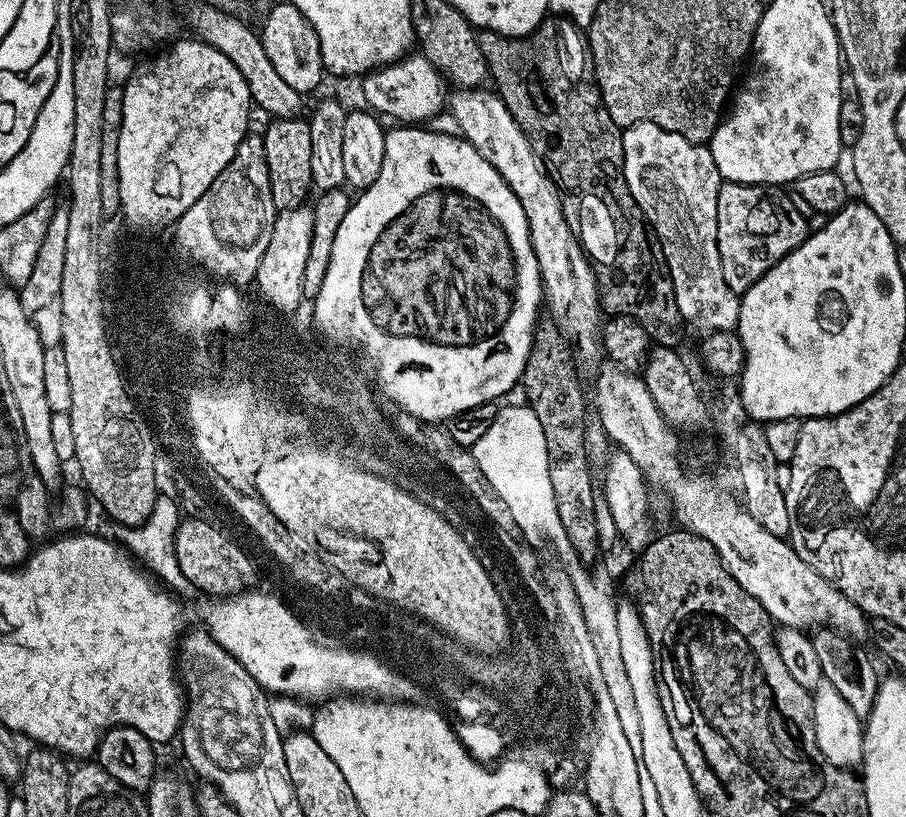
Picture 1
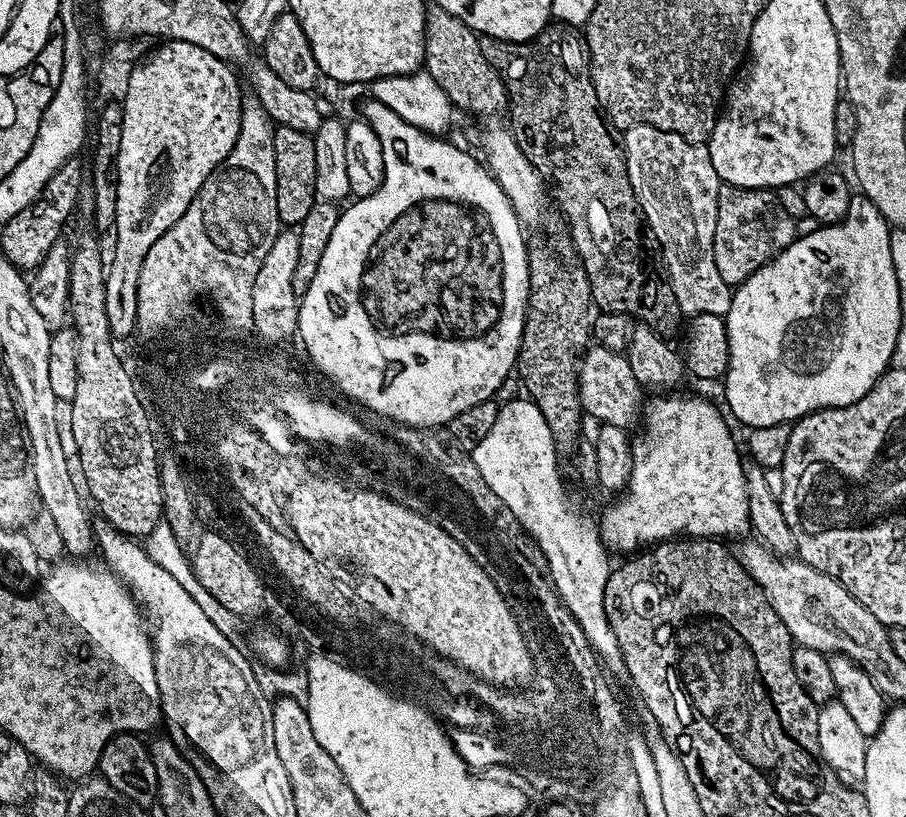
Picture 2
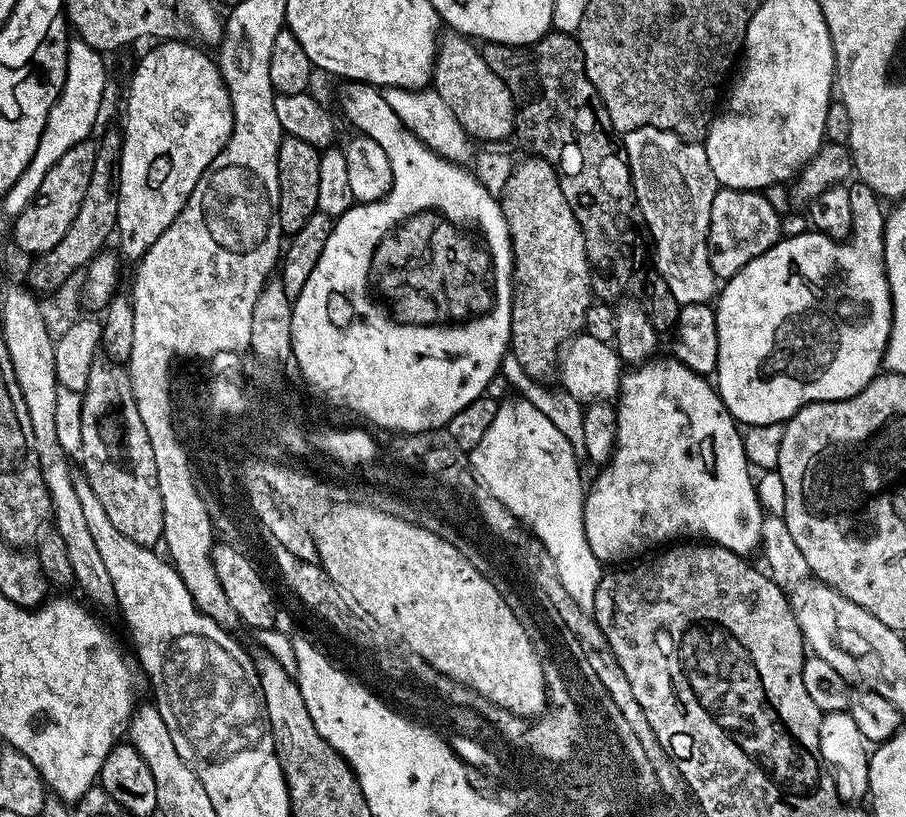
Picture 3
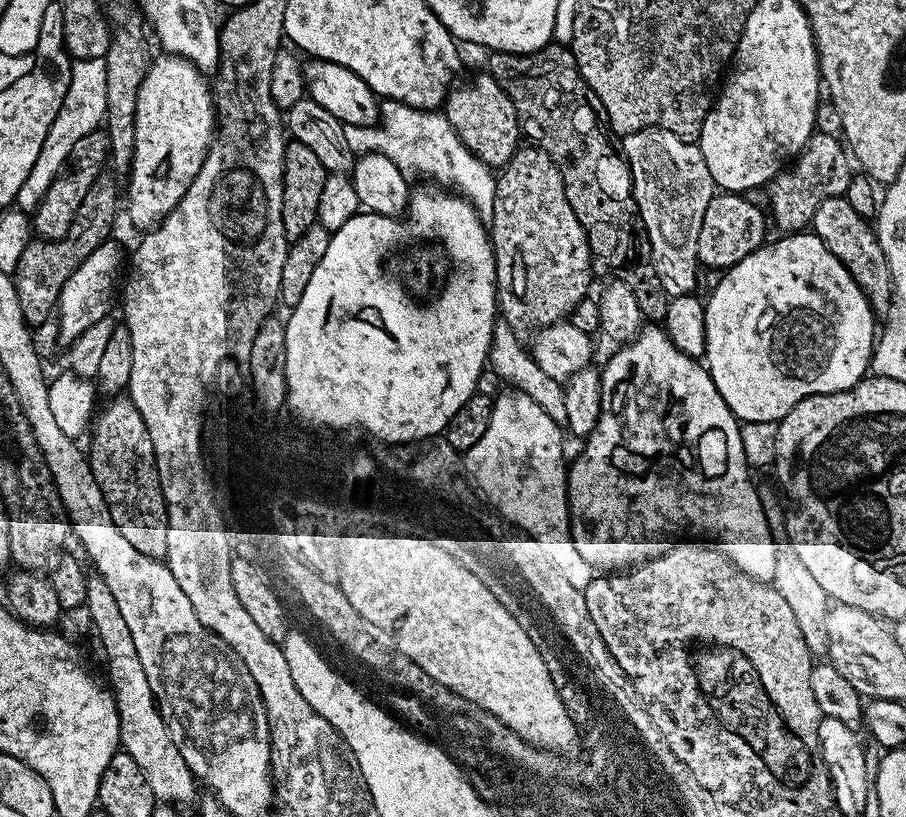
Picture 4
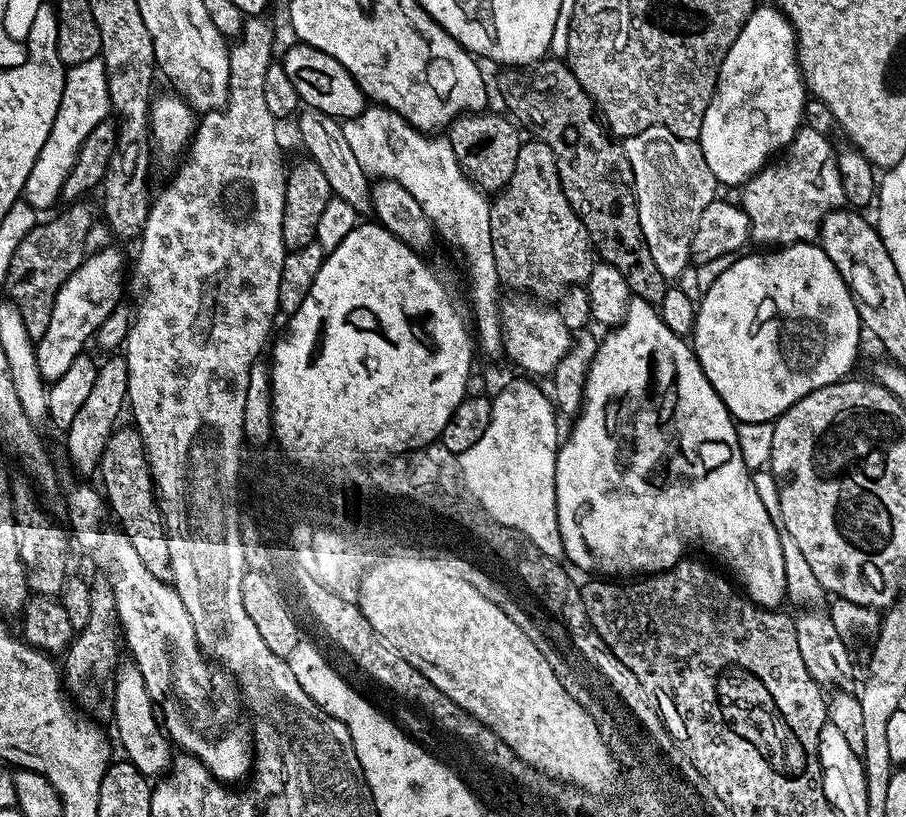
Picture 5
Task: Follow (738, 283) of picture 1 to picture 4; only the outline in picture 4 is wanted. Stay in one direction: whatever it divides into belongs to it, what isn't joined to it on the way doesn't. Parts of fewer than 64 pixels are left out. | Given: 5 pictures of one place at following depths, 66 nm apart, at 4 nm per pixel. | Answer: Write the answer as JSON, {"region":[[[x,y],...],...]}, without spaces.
{"region":[[[721,191],[713,195],[710,206],[706,206],[706,214],[702,214],[702,230],[698,230],[698,258],[705,269],[730,269],[765,243],[764,231],[770,228],[765,209],[751,204],[748,199],[744,194]]]}

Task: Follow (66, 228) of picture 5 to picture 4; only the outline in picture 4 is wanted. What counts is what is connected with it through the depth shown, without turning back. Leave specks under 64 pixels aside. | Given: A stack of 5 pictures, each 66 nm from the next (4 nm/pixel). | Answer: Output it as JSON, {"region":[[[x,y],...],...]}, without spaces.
{"region":[[[101,174],[83,199],[77,210],[69,232],[61,240],[45,240],[32,238],[18,258],[17,268],[14,273],[14,283],[18,302],[22,306],[24,321],[29,326],[44,324],[48,319],[53,319],[60,303],[62,286],[86,262],[86,258],[94,251],[103,240],[113,235],[112,223],[116,220],[116,184],[108,174]]]}

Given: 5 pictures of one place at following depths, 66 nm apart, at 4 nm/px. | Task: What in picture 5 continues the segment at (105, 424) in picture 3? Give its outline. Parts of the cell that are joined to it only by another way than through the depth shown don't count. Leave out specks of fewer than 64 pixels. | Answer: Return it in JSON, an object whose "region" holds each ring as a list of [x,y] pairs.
{"region":[[[117,427],[106,442],[106,450],[100,459],[98,476],[104,479],[103,495],[107,507],[116,514],[119,527],[130,538],[138,558],[142,558],[146,570],[154,578],[171,581],[170,546],[168,529],[160,512],[160,501],[155,484],[152,483],[152,465],[148,463],[148,453],[144,451],[144,440],[135,427]]]}

